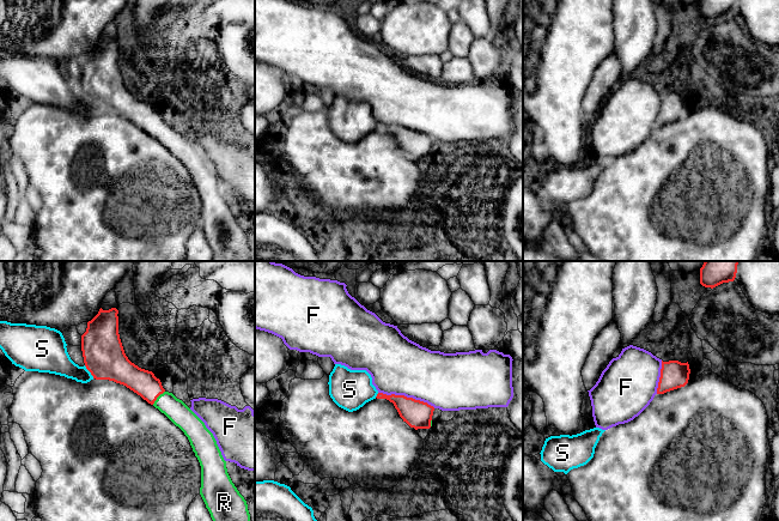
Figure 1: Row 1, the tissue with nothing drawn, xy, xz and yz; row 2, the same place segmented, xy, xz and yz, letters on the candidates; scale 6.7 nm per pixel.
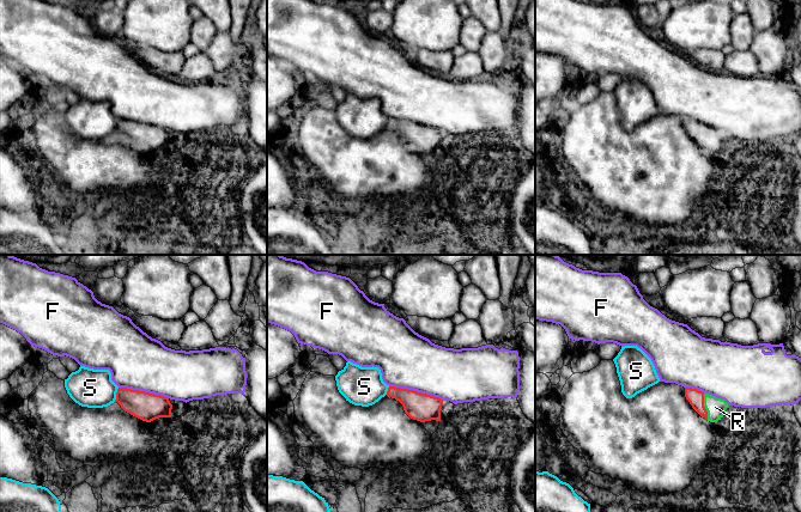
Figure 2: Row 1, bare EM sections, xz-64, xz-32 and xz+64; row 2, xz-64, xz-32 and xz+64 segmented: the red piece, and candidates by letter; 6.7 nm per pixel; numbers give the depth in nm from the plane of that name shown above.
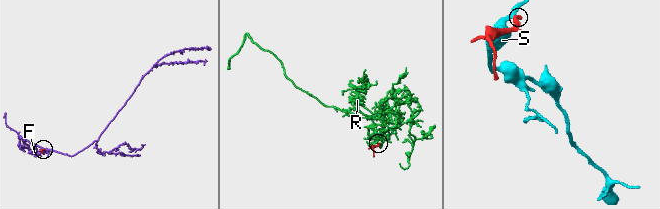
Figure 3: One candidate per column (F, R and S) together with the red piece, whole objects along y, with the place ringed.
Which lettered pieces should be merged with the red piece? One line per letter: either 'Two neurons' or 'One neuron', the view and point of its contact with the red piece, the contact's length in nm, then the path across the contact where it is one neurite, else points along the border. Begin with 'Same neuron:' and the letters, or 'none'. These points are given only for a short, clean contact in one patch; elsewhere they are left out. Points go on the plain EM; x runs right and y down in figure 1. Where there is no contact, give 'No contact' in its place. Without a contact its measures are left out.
Same neuron: R
F: Two neurons. Touches red at xz (406, 128). Shared border 400 nm
R: One neuron. Touches red at xy (157, 128). Shared border 130 nm. Path across: xy (142, 114), (157, 128), (174, 140)
S: Two neurons. Touches red at xy (89, 102). Shared border 110 nm. Boundary: xy (84, 97), (93, 109)

